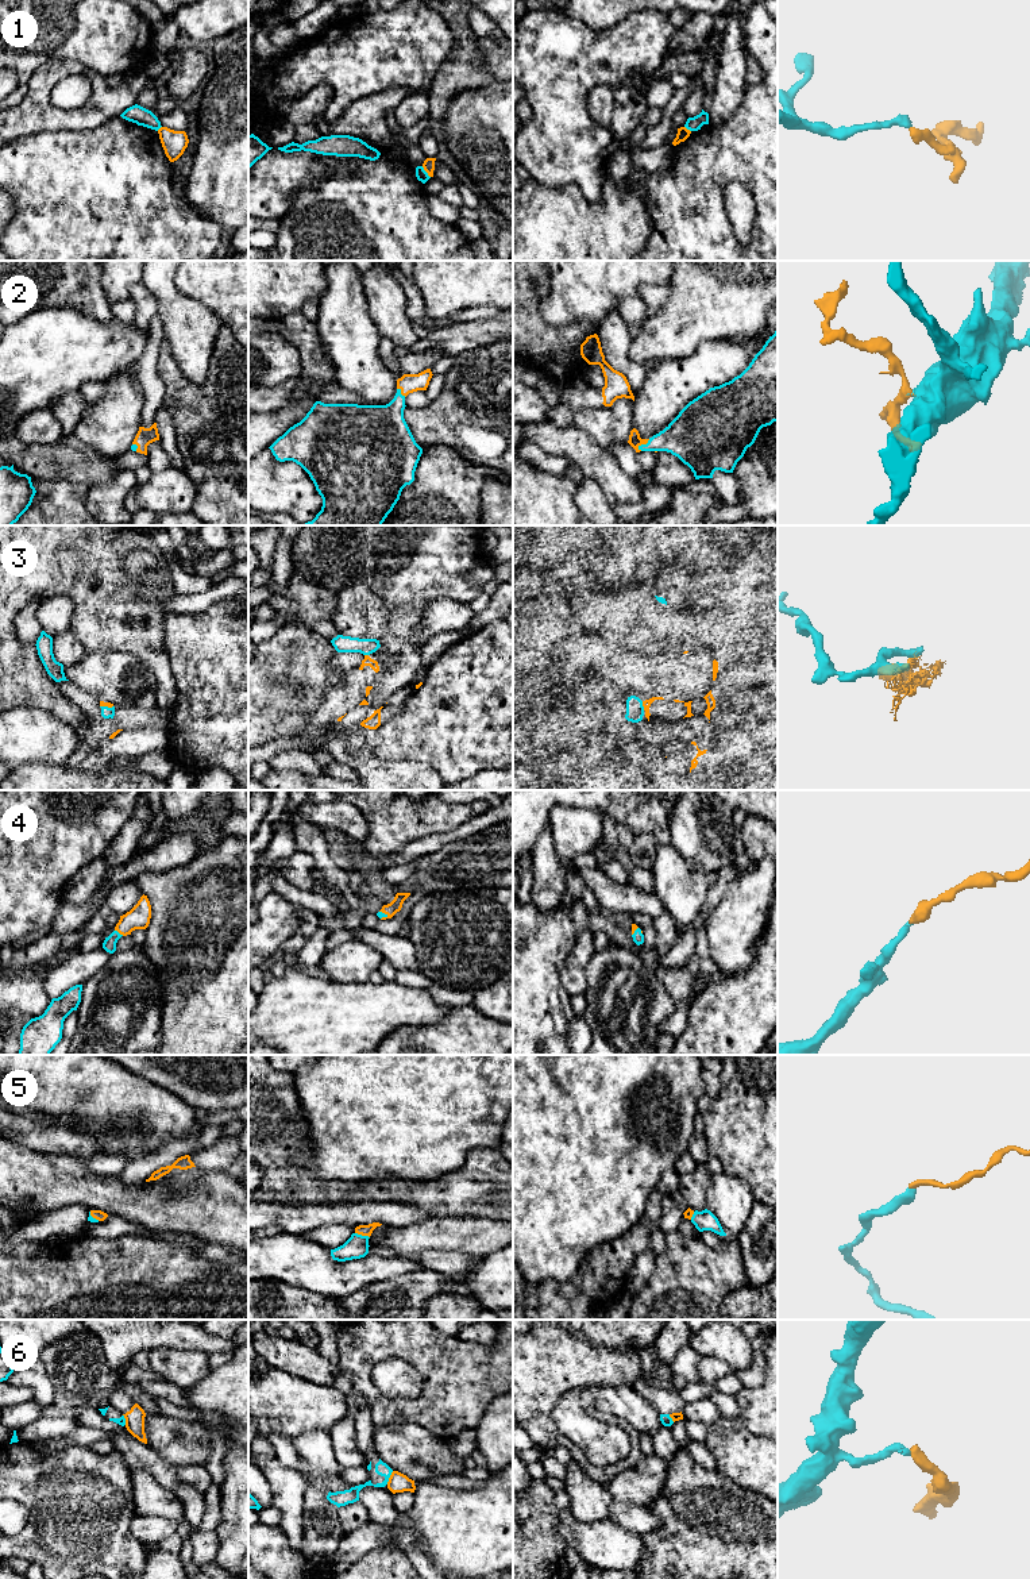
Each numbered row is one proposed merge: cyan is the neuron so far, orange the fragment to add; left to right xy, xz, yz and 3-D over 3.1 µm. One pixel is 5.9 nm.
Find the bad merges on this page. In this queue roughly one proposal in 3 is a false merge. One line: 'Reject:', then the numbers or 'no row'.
Reject: 1, 6

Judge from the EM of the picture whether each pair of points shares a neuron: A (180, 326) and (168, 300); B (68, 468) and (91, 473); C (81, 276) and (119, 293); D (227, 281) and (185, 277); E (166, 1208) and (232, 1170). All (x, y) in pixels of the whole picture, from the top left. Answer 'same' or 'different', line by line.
A: same
B: same
C: different
D: same
E: different

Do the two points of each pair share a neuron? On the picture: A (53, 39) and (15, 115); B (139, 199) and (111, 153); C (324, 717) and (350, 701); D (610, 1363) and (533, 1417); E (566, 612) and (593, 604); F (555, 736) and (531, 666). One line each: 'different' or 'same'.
A: different
B: same
C: same
D: same
E: different
F: same

